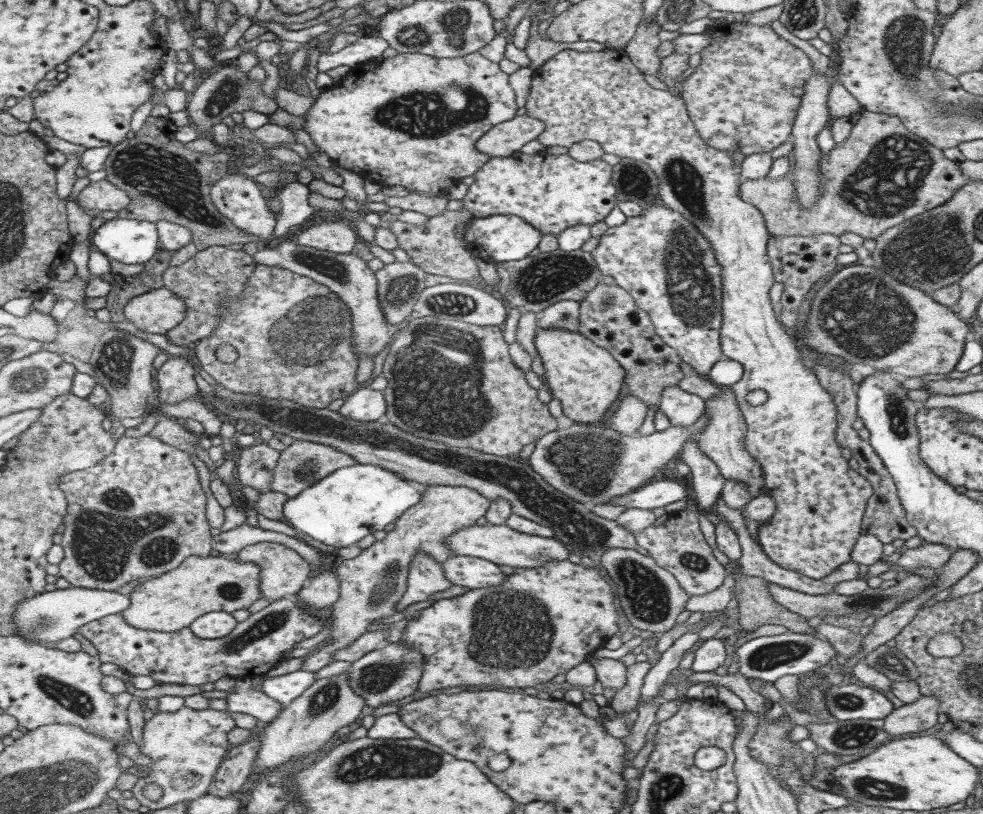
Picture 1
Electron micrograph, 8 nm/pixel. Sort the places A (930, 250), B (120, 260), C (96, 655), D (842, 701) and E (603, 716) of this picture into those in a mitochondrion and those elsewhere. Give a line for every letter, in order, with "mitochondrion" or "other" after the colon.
A: mitochondrion
B: other
C: other
D: mitochondrion
E: other

